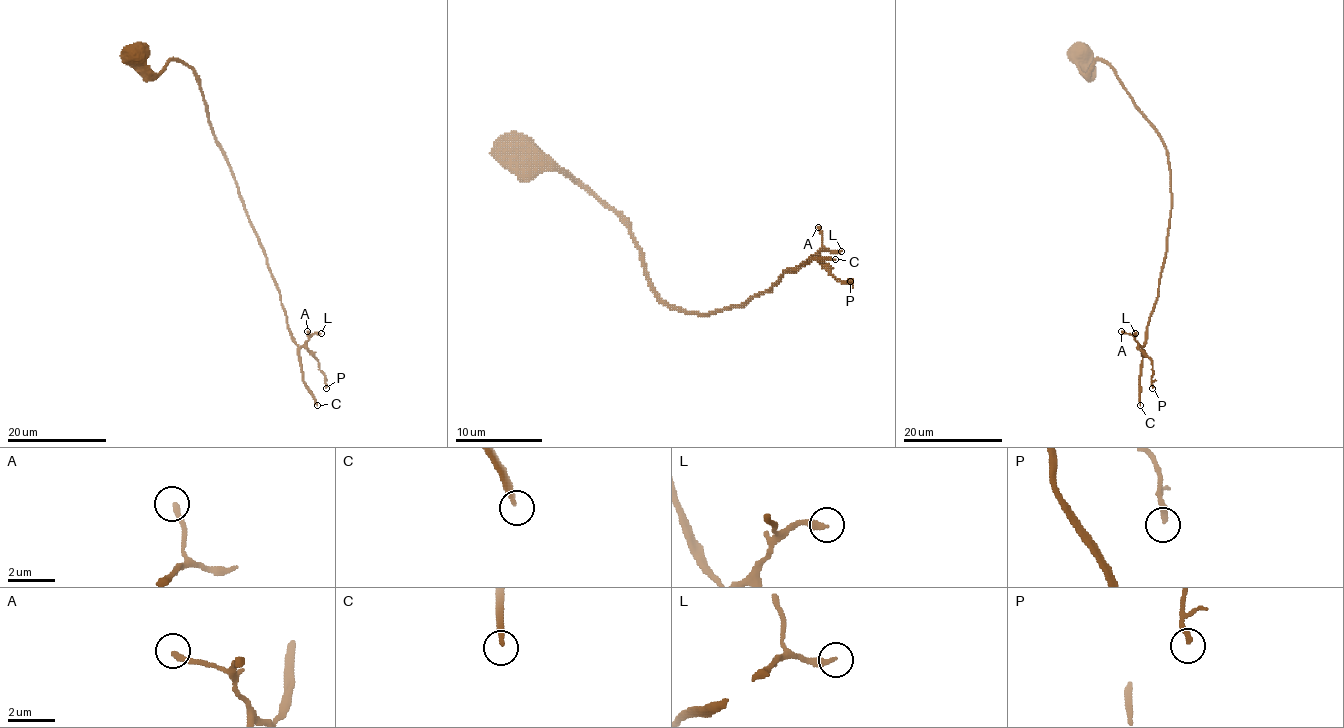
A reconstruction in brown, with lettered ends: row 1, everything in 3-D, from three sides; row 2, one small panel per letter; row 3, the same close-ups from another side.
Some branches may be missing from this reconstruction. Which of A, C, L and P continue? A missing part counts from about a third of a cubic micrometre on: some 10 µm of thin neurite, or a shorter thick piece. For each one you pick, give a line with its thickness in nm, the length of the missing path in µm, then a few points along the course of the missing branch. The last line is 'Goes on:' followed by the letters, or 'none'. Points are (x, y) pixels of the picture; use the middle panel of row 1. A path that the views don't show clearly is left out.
L: 300 nm | 10 µm
Goes on: L

